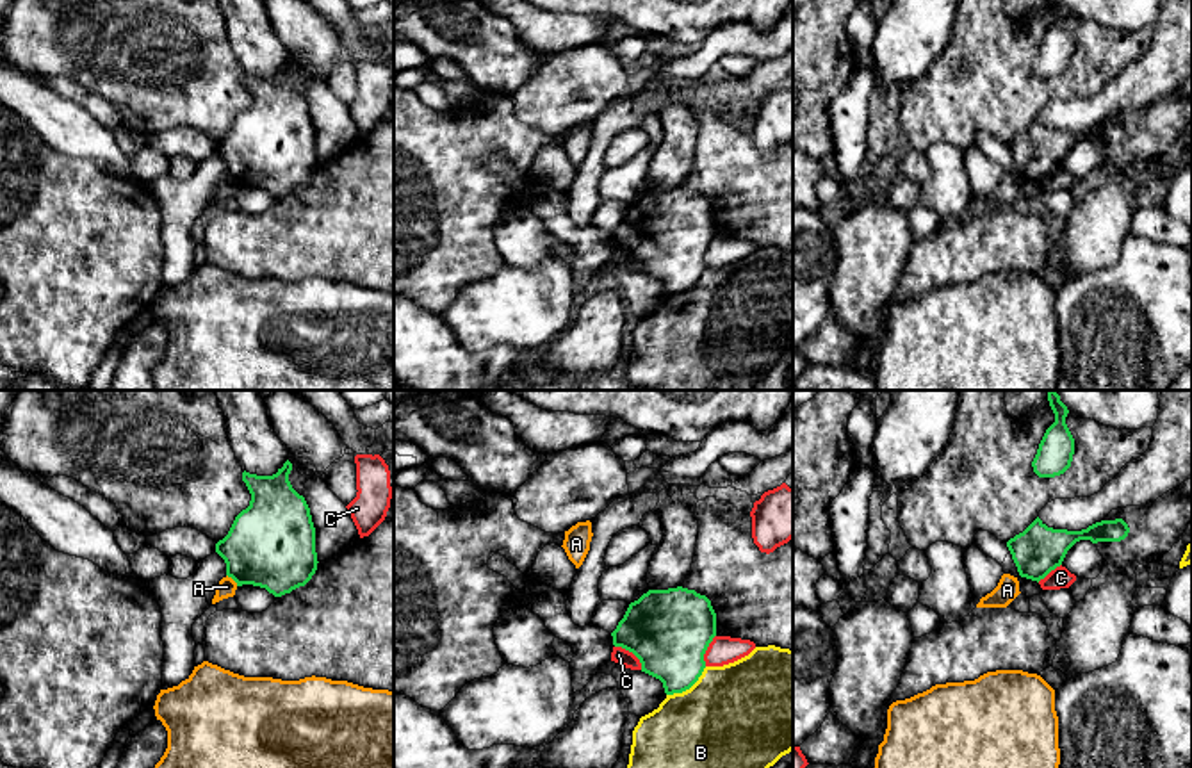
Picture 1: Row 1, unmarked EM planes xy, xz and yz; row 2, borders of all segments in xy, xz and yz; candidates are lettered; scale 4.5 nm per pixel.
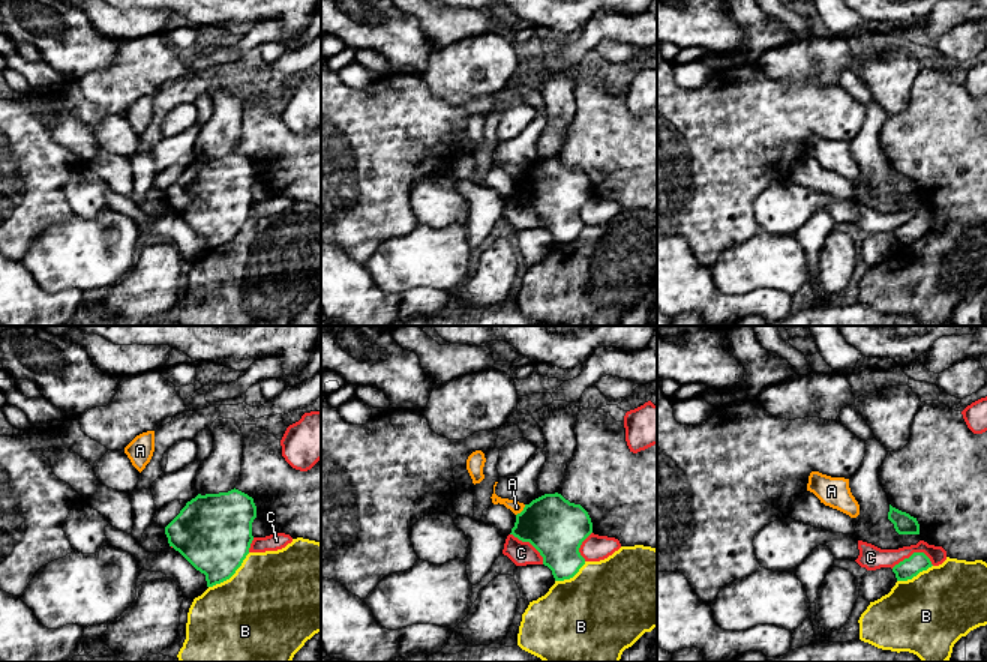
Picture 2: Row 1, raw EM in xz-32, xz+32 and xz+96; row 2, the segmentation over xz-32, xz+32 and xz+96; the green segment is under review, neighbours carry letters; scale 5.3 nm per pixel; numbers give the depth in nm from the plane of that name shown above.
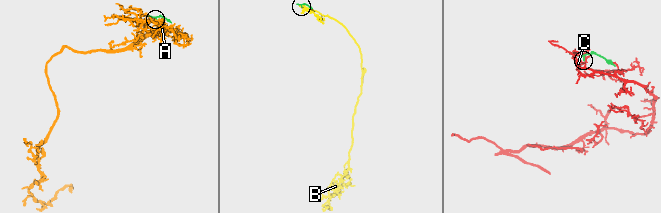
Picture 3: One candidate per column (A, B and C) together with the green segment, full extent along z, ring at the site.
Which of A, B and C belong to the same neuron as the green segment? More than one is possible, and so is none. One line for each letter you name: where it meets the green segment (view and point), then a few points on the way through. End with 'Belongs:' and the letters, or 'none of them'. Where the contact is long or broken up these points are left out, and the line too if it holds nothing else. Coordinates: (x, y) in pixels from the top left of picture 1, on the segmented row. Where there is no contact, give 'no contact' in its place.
Belongs: none of them

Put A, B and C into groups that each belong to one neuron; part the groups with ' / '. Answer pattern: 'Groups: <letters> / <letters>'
Groups: A / B / C

